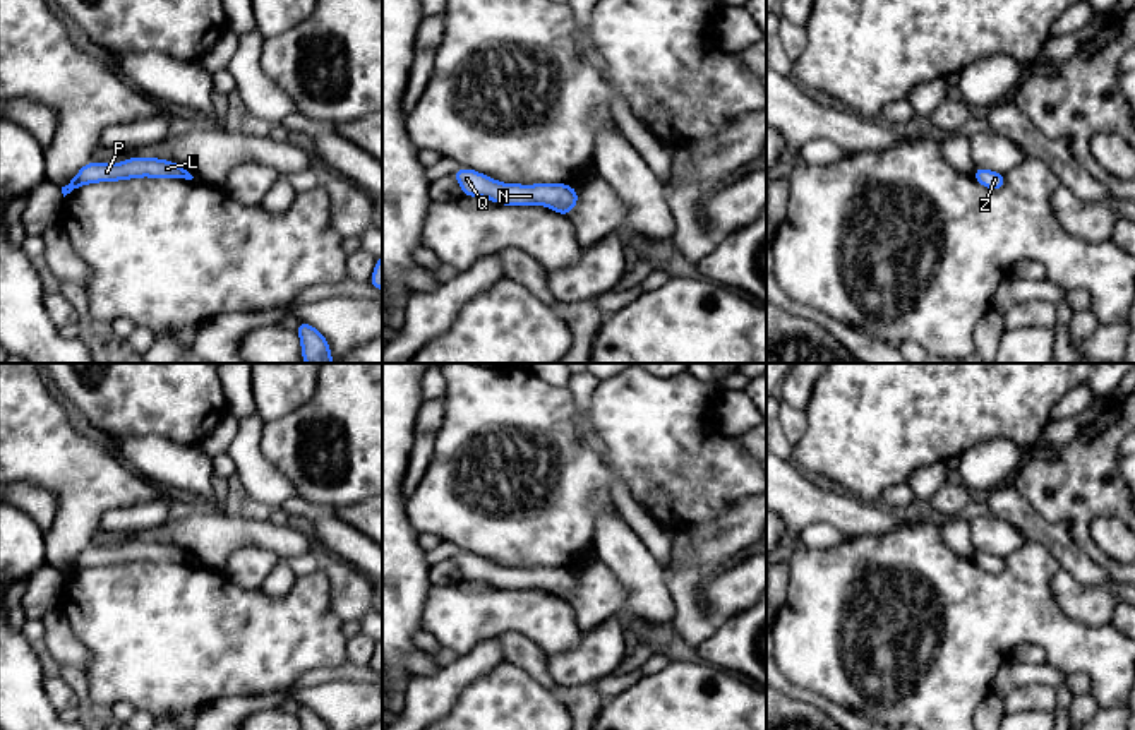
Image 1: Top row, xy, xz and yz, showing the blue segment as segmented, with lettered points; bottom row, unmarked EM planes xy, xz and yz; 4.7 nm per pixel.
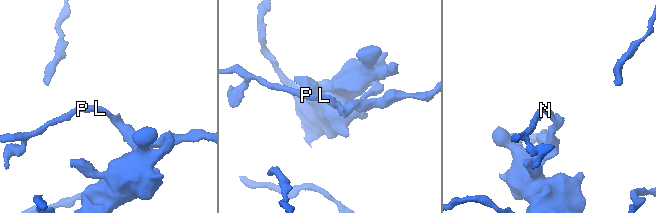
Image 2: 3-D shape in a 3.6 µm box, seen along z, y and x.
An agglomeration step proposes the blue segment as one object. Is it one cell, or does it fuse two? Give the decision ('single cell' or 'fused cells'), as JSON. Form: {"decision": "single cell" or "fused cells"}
{"decision": "single cell"}

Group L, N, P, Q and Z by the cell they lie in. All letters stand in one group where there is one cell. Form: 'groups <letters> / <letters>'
groups L N P Q Z

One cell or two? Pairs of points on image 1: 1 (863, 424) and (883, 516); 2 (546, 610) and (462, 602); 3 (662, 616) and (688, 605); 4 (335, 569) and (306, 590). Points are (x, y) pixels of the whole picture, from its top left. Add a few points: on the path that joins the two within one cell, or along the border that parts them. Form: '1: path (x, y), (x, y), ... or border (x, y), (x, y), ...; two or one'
1: border (842, 489), (880, 502); two
2: path (525, 610), (482, 609); one
3: border (667, 578), (674, 607), (672, 621); two
4: border (321, 568), (330, 590), (331, 610), (336, 616); two

